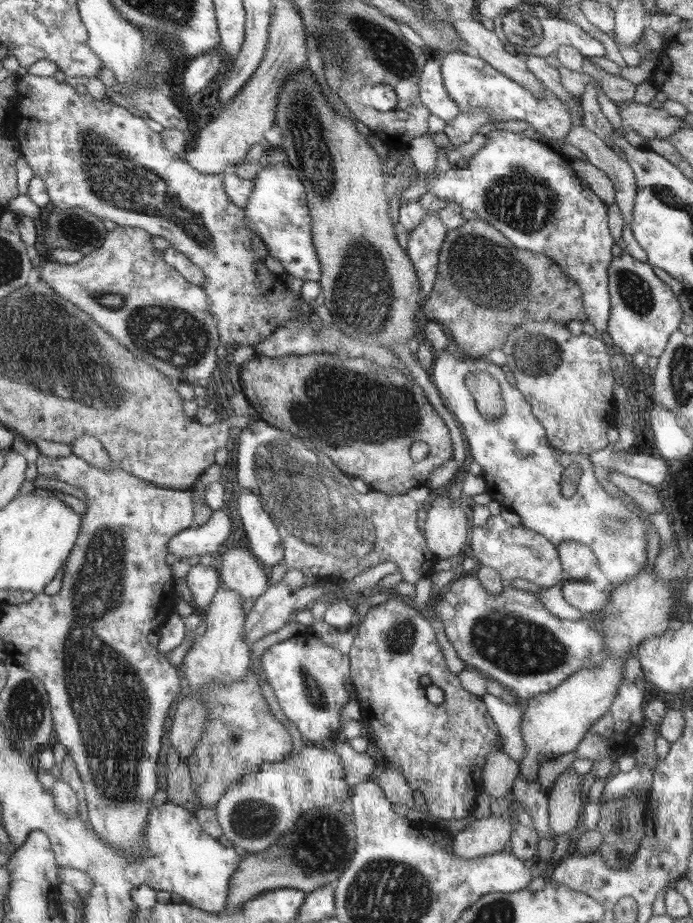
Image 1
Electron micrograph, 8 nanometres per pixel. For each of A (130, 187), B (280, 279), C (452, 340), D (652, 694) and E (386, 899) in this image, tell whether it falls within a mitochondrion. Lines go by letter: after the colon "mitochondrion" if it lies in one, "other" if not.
A: mitochondrion
B: other
C: other
D: other
E: mitochondrion

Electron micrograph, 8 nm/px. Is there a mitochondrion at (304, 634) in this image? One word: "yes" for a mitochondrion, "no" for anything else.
no

